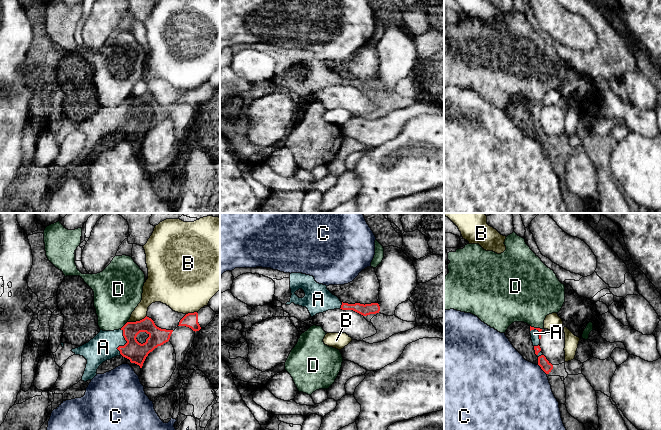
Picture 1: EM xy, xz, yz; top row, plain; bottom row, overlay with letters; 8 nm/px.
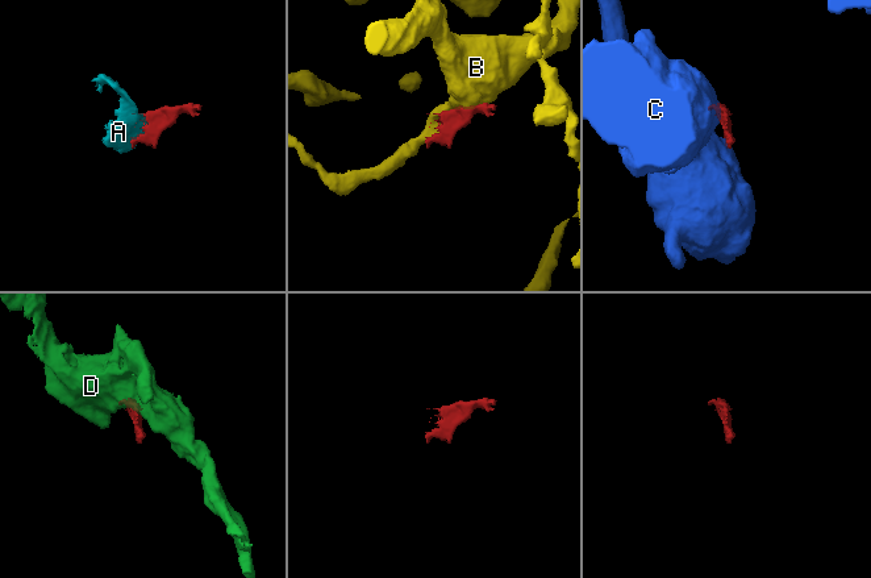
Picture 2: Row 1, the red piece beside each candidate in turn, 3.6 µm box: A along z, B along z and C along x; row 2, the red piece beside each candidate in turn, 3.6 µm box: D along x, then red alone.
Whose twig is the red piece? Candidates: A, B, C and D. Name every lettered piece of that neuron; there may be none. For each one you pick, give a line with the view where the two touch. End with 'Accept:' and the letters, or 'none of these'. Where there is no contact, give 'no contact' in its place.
A: contact in xy
Accept: A

